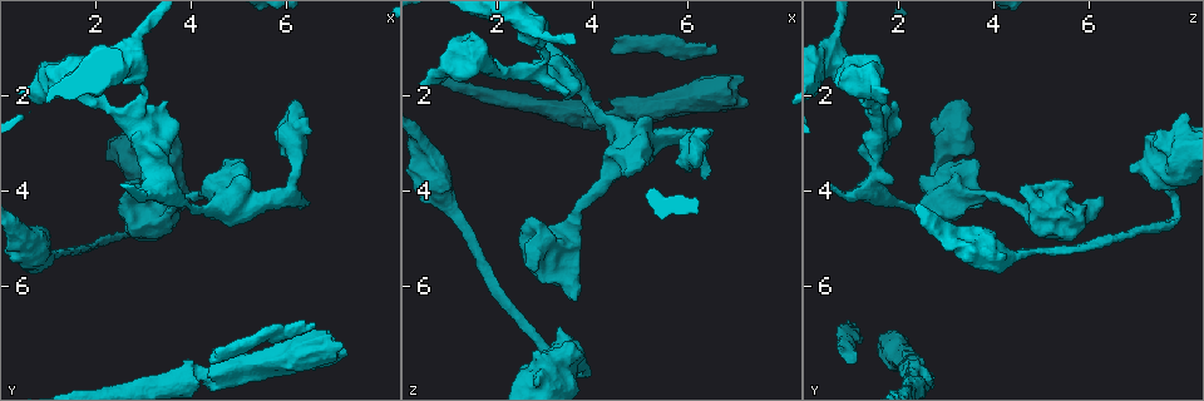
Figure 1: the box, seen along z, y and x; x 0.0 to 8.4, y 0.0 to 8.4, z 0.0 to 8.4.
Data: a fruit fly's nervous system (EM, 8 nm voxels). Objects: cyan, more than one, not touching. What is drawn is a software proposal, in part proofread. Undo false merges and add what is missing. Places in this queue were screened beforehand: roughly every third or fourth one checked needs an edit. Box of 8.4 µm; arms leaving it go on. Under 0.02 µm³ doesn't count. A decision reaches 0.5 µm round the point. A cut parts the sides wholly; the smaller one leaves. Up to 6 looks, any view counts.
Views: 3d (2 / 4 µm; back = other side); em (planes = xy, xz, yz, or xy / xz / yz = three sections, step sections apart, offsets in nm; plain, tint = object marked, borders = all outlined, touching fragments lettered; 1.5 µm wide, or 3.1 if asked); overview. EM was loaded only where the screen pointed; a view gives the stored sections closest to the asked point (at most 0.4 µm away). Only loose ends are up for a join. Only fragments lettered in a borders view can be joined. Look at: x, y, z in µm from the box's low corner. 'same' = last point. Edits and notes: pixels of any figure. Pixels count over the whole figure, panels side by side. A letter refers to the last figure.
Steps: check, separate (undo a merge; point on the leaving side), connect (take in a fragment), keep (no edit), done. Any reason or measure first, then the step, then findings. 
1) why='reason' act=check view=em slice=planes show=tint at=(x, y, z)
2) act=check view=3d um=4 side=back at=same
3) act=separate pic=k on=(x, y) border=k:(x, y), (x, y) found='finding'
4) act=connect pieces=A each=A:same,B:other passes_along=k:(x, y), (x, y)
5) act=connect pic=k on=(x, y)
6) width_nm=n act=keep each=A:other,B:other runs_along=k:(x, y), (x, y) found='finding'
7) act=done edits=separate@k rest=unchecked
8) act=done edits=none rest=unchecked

why='thick end' act=check view=3d um=2 at=(6.20, 2.10, 3.40)

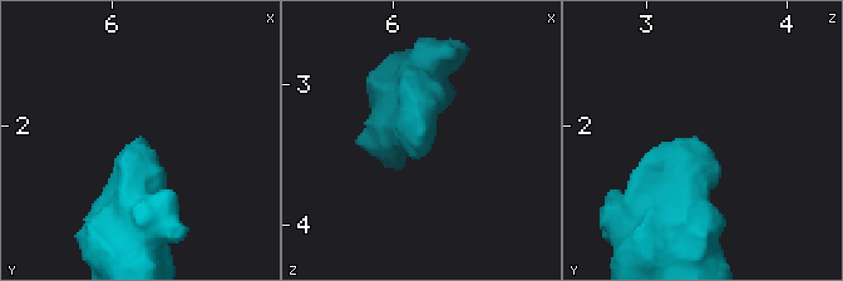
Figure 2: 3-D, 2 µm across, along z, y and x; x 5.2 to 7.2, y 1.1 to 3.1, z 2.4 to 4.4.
why='need the tissue' act=check view=em slice=planes show=borders at=(6.20, 2.12, 3.44)

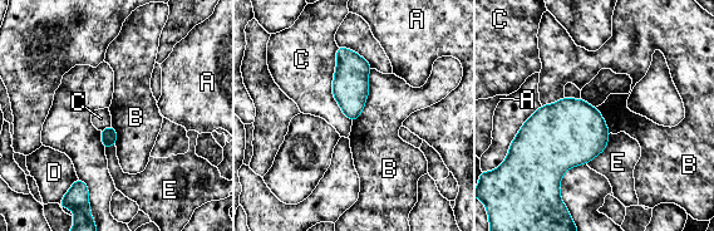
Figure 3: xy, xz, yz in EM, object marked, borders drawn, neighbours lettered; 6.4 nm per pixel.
act=keep each=A:other,B:other,C:other,D:other,E:other border=3:(372, 68), (367, 102), (353, 121) found='none of them fits'

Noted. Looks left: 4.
why='branch stops here' act=check view=3d um=2 at=(6.45, 4.25, 3.75)

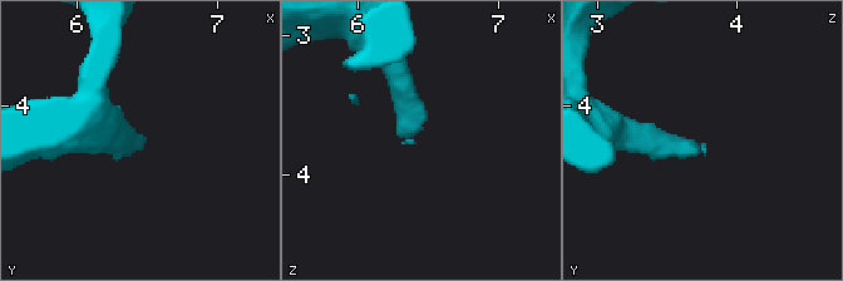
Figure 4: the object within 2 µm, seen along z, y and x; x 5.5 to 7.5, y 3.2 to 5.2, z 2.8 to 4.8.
act=check view=em slice=planes show=borders at=(6.42, 4.30, 3.78)

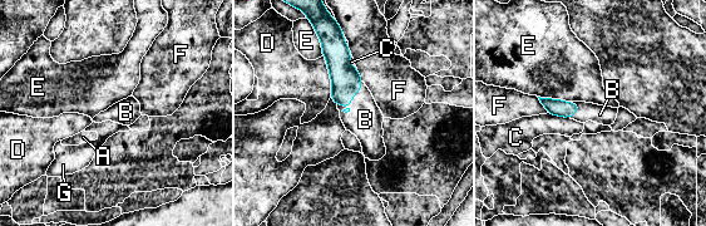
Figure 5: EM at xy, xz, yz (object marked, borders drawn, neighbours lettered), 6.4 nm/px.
act=connect pieces=B each=A:other,B:same,C:other,D:other,E:other,F:other,G:other passes_along=5:(346, 80), (354, 96), (365, 119) found='it goes on there'

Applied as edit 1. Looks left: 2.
act=done edits=connect@5 rest=unchecked

